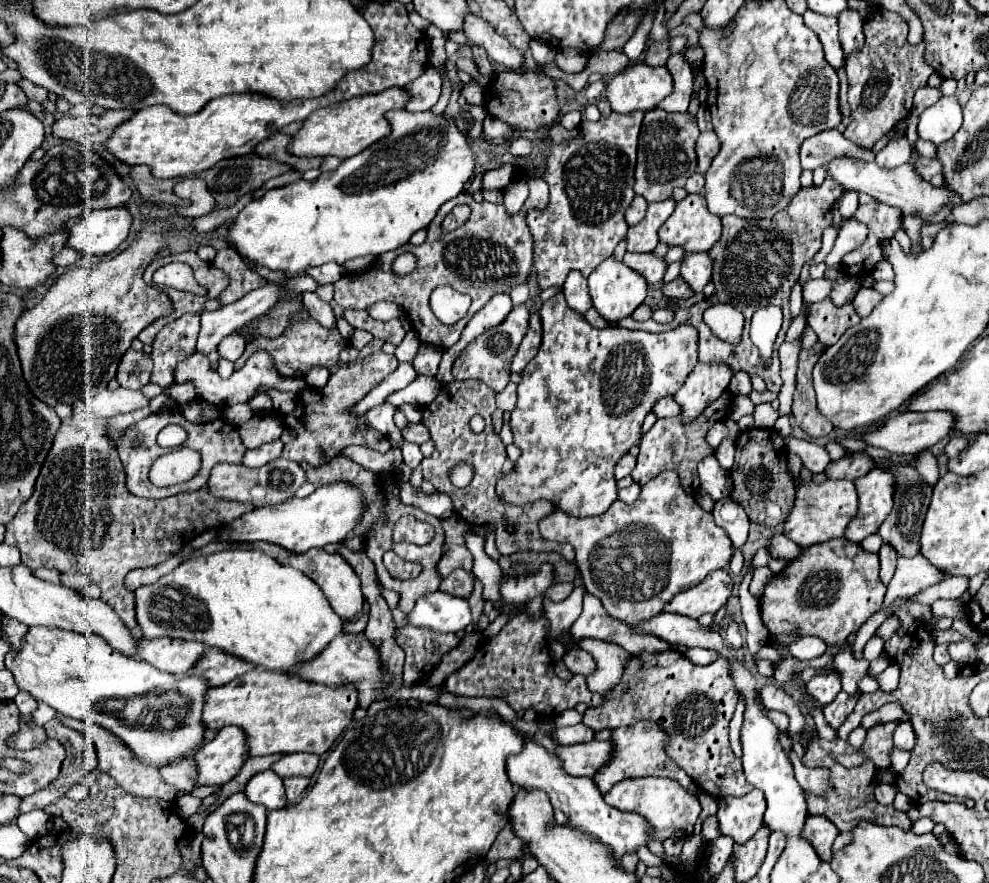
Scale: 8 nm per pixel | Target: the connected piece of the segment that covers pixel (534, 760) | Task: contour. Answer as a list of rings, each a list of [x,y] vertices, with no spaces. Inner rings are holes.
[[[524,734],[524,748],[520,754],[512,754],[506,758],[506,774],[512,784],[516,786],[528,786],[528,788],[542,788],[546,790],[550,802],[554,808],[560,808],[568,816],[568,824],[572,828],[578,828],[582,832],[592,834],[596,840],[612,846],[614,856],[620,860],[626,852],[634,852],[636,846],[642,846],[650,842],[652,838],[646,832],[646,820],[640,820],[634,812],[620,812],[616,808],[610,808],[592,778],[576,778],[568,776],[562,770],[560,760],[550,754],[544,746],[536,744],[532,736]]]

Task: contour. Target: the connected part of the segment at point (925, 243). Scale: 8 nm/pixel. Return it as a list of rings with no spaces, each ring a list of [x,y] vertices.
[[[948,222],[922,226],[922,230],[920,230],[920,244],[922,244],[922,248],[930,248],[932,246],[932,240],[936,238],[936,232],[940,232],[940,228],[946,228],[946,226],[948,226]]]

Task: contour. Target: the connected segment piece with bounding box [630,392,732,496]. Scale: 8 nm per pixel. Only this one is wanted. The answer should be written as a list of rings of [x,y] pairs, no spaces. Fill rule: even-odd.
[[[724,392],[716,402],[712,402],[702,416],[696,418],[696,422],[692,424],[682,424],[680,416],[676,418],[660,418],[656,420],[656,424],[650,428],[650,432],[640,440],[640,454],[638,454],[638,464],[636,468],[632,470],[632,478],[634,482],[638,482],[640,486],[644,486],[650,478],[658,476],[660,472],[664,470],[676,470],[678,476],[680,476],[680,484],[682,488],[690,494],[690,496],[696,496],[698,492],[698,472],[696,472],[696,464],[714,454],[714,450],[708,446],[708,442],[704,440],[706,432],[710,430],[712,424],[716,424],[718,420],[726,418],[728,414],[728,406],[730,406],[730,398],[732,394],[730,392]]]

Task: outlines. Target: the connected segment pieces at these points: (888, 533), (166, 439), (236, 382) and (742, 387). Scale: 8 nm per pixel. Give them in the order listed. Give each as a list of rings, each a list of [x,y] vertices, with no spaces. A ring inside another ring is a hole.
[[[874,460],[874,466],[892,472],[894,478],[896,478],[894,508],[886,516],[886,520],[882,522],[878,534],[882,536],[884,542],[896,546],[898,556],[916,556],[920,552],[920,528],[922,528],[922,520],[924,520],[924,514],[926,514],[928,504],[930,504],[932,486],[928,486],[922,480],[922,476],[916,472],[916,468],[910,466],[910,464],[896,464],[896,462],[886,462],[886,460]]]
[[[170,424],[158,434],[158,444],[164,448],[178,448],[185,441],[185,430],[178,424]]]
[[[194,352],[190,358],[182,360],[178,366],[176,366],[176,372],[174,372],[174,382],[176,384],[184,384],[184,382],[192,382],[194,388],[196,388],[196,396],[208,404],[214,404],[214,406],[230,406],[230,404],[238,404],[238,402],[248,402],[252,400],[258,392],[256,388],[266,384],[266,386],[272,386],[276,390],[282,390],[282,392],[298,392],[300,388],[304,388],[304,380],[302,378],[282,378],[282,376],[276,376],[276,368],[272,368],[272,360],[268,360],[268,354],[266,352],[258,352],[254,356],[248,358],[248,362],[240,368],[240,370],[234,370],[234,374],[230,378],[220,378],[216,370],[210,368],[210,362],[204,354],[200,352]]]
[[[738,372],[738,374],[734,374],[734,376],[732,376],[732,380],[730,380],[728,390],[732,390],[732,392],[734,392],[734,396],[738,396],[738,394],[748,396],[748,394],[752,392],[750,376],[748,376],[746,372]]]

